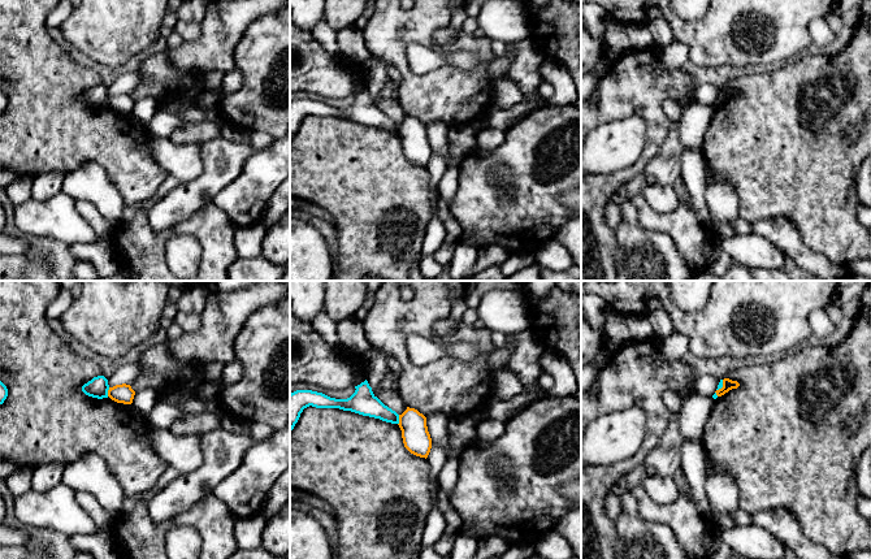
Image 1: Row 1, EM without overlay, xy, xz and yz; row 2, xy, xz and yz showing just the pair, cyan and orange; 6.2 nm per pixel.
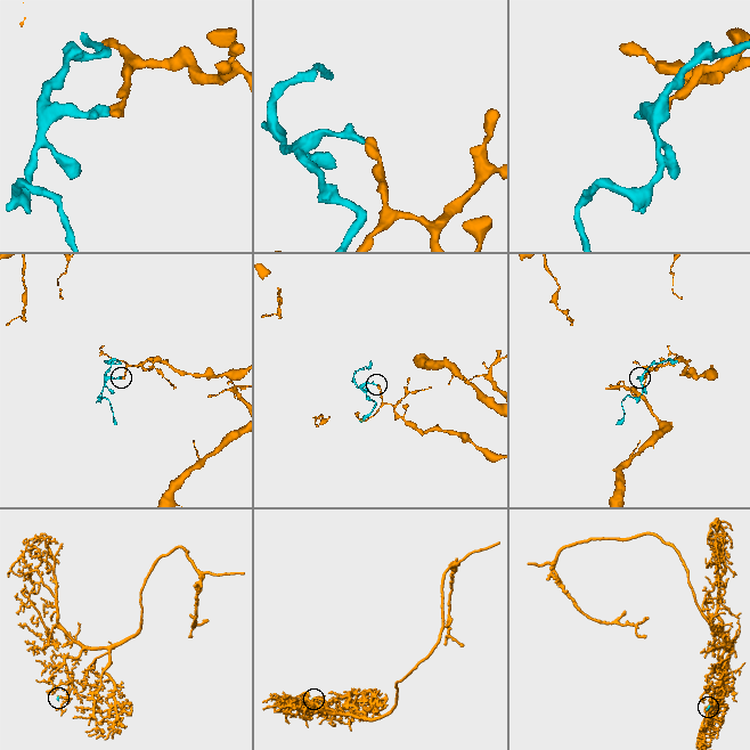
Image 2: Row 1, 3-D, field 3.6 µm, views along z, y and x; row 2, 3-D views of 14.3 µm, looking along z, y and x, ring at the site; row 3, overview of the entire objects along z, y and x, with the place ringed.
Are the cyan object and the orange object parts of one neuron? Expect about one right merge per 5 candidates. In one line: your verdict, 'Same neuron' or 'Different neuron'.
Different neuron

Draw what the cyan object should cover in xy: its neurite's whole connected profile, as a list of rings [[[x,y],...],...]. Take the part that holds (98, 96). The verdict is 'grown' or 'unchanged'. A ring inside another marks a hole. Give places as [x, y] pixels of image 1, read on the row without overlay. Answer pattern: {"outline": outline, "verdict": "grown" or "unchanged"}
{"outline": [[[104,84],[94,86],[91,90],[82,95],[82,100],[92,107],[103,108],[108,107],[108,88]]], "verdict": "unchanged"}

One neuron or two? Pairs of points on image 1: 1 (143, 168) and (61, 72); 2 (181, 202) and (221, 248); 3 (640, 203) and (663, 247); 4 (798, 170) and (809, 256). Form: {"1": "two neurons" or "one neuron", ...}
{"1": "one neuron", "2": "two neurons", "3": "two neurons", "4": "two neurons"}

